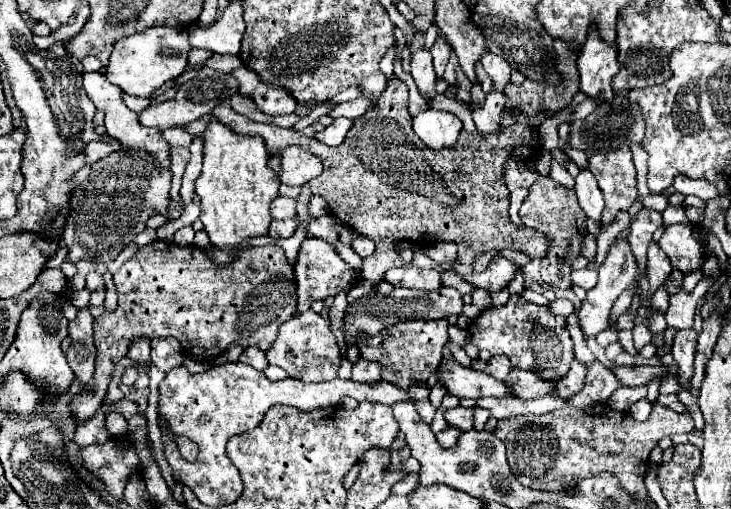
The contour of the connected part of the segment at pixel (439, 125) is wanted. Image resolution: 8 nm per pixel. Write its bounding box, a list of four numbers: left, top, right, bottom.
[412,110,462,150]

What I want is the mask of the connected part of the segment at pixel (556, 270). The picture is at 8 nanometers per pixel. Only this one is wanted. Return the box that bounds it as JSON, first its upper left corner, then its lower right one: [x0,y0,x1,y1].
[520,176,586,288]

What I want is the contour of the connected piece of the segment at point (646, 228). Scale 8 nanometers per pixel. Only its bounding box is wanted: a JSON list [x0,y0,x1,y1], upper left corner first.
[628,210,662,274]

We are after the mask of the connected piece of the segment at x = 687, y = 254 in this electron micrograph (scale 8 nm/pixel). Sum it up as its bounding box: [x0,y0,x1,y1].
[658,224,704,272]

